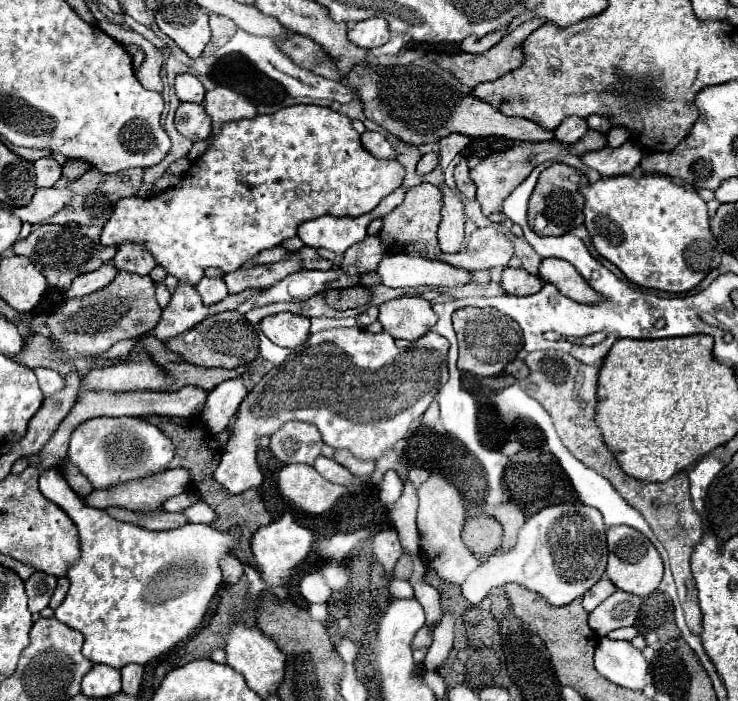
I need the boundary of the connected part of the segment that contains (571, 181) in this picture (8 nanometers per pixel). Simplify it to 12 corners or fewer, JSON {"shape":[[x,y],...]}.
{"shape":[[565,163],[541,171],[529,223],[547,217],[541,235],[583,225],[583,171]]}

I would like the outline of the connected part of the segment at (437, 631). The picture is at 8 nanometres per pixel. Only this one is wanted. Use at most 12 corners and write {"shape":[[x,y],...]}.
{"shape":[[453,617],[433,629],[433,645],[423,663],[435,671],[453,645]]}

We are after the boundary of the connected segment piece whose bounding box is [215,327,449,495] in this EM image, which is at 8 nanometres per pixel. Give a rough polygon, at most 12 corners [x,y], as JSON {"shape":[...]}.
{"shape":[[323,331],[245,397],[215,481],[259,487],[291,419],[379,459],[449,379],[449,341]]}

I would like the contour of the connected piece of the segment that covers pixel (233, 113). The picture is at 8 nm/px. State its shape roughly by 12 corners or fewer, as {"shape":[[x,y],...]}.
{"shape":[[229,87],[207,91],[213,135],[225,121],[251,119],[255,105]]}

